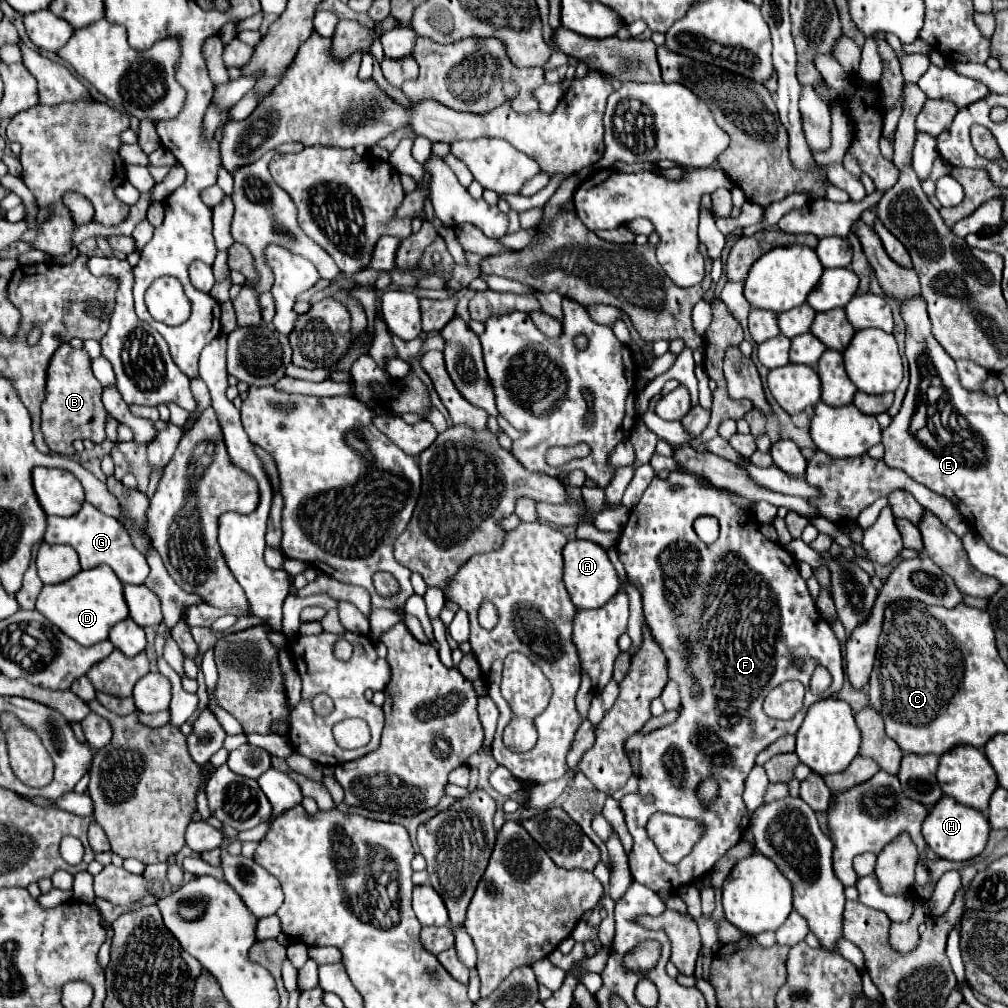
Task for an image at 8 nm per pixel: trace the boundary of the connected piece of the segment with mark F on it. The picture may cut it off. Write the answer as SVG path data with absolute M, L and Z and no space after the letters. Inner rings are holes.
M670 473L668 479L654 477L648 489L644 491L642 499L632 507L630 519L620 533L620 541L616 549L628 577L634 581L634 585L642 593L644 617L652 629L654 639L666 653L668 675L672 681L680 685L680 695L682 695L680 717L674 725L666 725L648 735L632 735L626 741L628 753L634 749L640 751L640 789L638 789L638 795L626 795L620 801L626 815L628 831L634 837L634 849L628 855L634 881L646 885L654 893L658 891L672 893L682 885L688 885L704 877L706 873L710 873L714 863L732 845L736 845L742 839L749 824L749 819L746 818L748 809L742 801L744 781L750 769L754 767L756 755L762 749L766 749L778 737L794 735L798 731L796 755L800 757L800 761L808 765L812 771L820 775L828 775L828 773L844 771L852 763L852 759L860 751L862 737L850 705L842 699L830 697L838 693L844 683L840 643L832 627L820 617L814 605L814 599L806 587L806 581L798 573L796 559L782 545L768 541L760 533L758 521L754 519L754 515L750 511L744 511L742 505L730 499L730 495L718 491L716 487L702 485L696 473L684 473L684 475ZM676 483L682 485L680 491L670 489ZM704 513L720 517L720 537L714 545L702 543L692 527L694 519ZM704 597L708 597L708 617L712 617L710 621L706 621ZM796 661L802 661L802 665L798 667ZM816 665L822 665L828 671L832 671L832 685L824 691L824 695L812 695L808 689L808 681ZM784 681L800 681L806 687L804 707L800 709L800 721L798 721L798 713L794 719L788 719L788 721L772 719L766 713L762 713L762 701L768 695L768 691L782 685ZM722 687L724 687L724 697L722 697L722 713L720 713L718 691ZM706 777L714 777L720 783L720 795L710 809L708 807L704 809L696 797L696 787ZM646 793L654 797L650 805L642 801ZM656 811L664 811L678 817L692 817L694 821L700 821L700 825L704 825L704 837L700 837L700 841L692 847L692 853L676 865L666 863L660 857L656 845L648 839L646 821Z

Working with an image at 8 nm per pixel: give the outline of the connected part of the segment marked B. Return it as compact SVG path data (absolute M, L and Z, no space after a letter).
M64 343L54 353L48 365L46 401L42 403L42 433L52 453L72 457L76 455L72 447L76 439L90 439L94 443L102 443L106 439L104 427L108 413L100 397L102 397L102 385L90 369L90 357L86 355L86 351L84 349L74 351L68 343Z

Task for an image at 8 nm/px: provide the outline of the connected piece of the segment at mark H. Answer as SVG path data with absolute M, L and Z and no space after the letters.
M942 797L928 813L926 821L922 823L922 835L928 843L928 847L942 859L950 861L968 861L980 855L988 843L990 825L982 811L972 809L968 805L960 805L952 797Z

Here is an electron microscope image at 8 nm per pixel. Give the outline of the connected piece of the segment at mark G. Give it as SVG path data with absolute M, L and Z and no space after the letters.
M84 503L80 513L72 517L48 517L48 529L46 529L44 541L46 543L66 543L74 547L80 557L82 569L92 569L102 563L110 565L122 583L142 585L150 573L146 557L134 547L128 531L122 529L116 519L100 513L90 503Z

